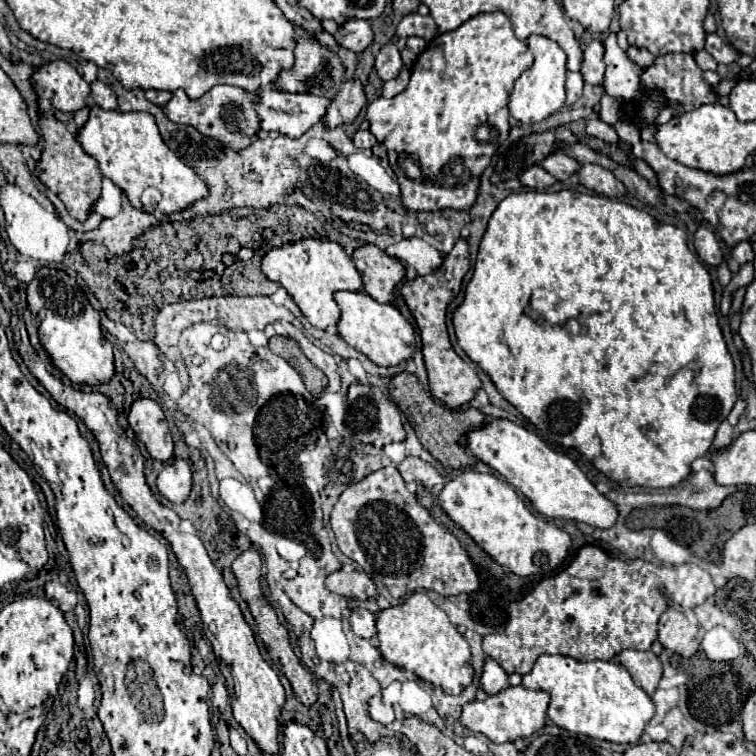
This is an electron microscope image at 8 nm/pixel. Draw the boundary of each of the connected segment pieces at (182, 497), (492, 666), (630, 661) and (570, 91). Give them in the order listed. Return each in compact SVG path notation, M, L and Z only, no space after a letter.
M175 460L159 472L157 490L169 502L185 502L191 492L191 466L185 460Z
M487 658L485 660L483 676L481 676L481 688L487 694L491 694L491 696L497 694L497 692L501 692L501 690L505 690L505 688L511 688L507 672L493 658Z
M623 650L619 654L621 664L629 670L633 682L643 688L649 696L657 690L657 684L661 680L663 674L663 666L659 662L659 658L647 650L647 652L639 652L639 650Z
M567 72L565 78L565 92L567 92L567 106L575 104L583 92L583 78L579 72Z

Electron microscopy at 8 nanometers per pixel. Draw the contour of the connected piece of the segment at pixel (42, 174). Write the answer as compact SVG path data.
M41 114L39 128L43 134L43 156L35 166L35 176L51 192L55 192L61 198L61 202L67 206L69 214L75 220L85 222L87 216L93 212L95 202L101 196L101 170L97 166L97 160L93 160L89 154L85 154L77 136L73 132L69 132L67 126L63 122L59 122L57 118L45 118Z

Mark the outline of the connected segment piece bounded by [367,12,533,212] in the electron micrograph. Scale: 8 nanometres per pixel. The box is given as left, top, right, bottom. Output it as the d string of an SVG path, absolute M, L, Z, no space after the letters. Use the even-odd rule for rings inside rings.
M503 12L477 14L453 32L439 34L429 42L425 52L419 54L411 68L409 86L395 98L377 98L367 106L367 120L373 136L387 148L389 164L401 186L403 204L409 210L437 212L443 208L469 210L477 198L481 172L489 166L491 156L501 142L509 136L507 100L513 82L523 70L533 64L533 54L527 42L517 40L511 20ZM407 162L413 162L415 174L407 174Z

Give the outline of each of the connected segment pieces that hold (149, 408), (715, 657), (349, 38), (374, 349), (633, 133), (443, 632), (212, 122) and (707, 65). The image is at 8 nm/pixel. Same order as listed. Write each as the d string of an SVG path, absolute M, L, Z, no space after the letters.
M135 400L127 418L137 440L147 446L153 460L167 462L173 456L173 438L165 420L165 412L155 400Z
M715 626L713 630L705 632L701 646L705 656L713 662L731 662L745 656L743 644L723 626Z
M347 20L345 24L341 24L337 28L337 32L333 34L333 38L347 50L359 54L363 52L371 40L373 40L373 32L367 20Z
M335 292L335 300L341 308L341 320L337 324L339 336L349 346L363 352L373 364L389 368L389 366L399 366L413 358L415 328L395 306L379 304L365 292Z
M619 120L613 125L618 136L629 145L633 145L641 140L640 128L632 121Z
M425 592L411 594L405 604L381 610L377 614L377 638L383 658L395 666L411 670L421 680L441 688L445 694L461 694L473 682L471 648L465 636L447 620Z
M219 84L219 86L213 86L199 100L189 100L183 90L175 90L173 98L165 104L165 112L171 122L189 124L189 126L197 128L201 134L217 138L233 150L241 150L251 144L251 138L259 130L259 118L253 108L255 100L257 100L257 94L249 94L249 92L235 88L235 86Z
M701 50L701 52L695 54L695 62L697 62L703 70L715 70L715 68L717 68L717 62L715 62L713 56L711 56L709 52L705 52L705 50Z

